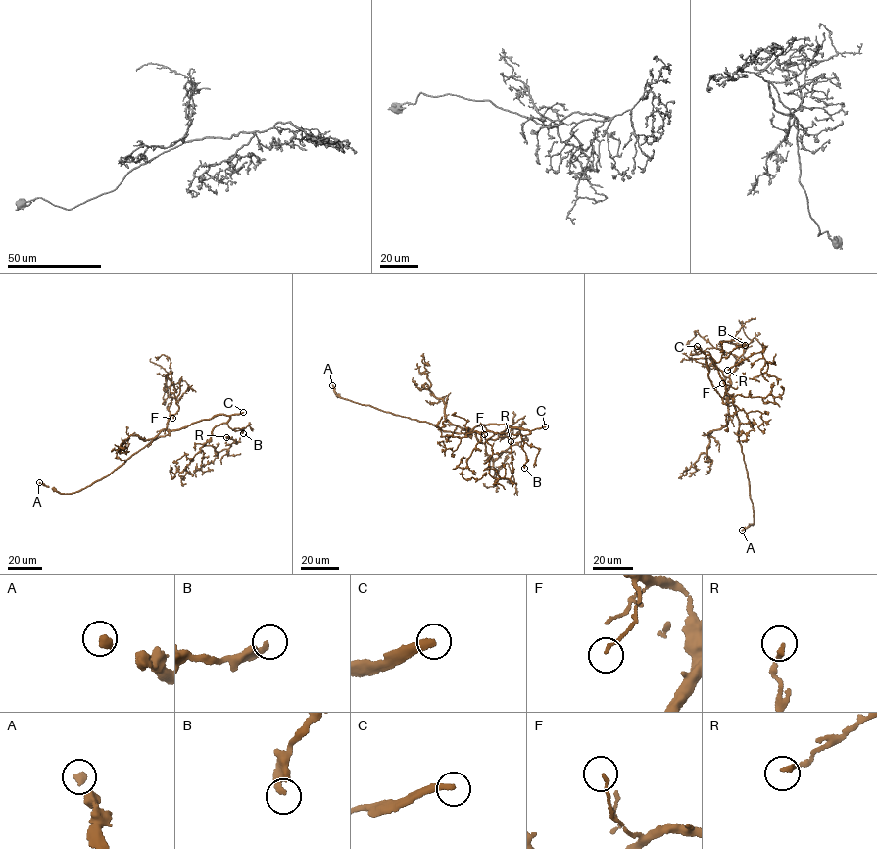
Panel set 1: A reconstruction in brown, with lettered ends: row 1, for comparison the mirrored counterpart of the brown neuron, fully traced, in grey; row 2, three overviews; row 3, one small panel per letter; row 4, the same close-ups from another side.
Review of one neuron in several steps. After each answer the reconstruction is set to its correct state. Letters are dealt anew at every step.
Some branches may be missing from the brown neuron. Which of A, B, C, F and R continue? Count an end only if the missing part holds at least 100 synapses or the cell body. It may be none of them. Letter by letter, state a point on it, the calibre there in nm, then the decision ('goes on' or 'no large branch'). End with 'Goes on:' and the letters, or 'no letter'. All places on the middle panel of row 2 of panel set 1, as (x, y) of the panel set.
A: at (332, 385); 280 nm thick; goes on
B: at (524, 468); 280 nm thick; no large branch
C: at (545, 426); 300 nm thick; goes on
F: at (484, 434); 120 nm thick; no large branch
R: at (511, 441); 200 nm thick; no large branch
Goes on: A, C

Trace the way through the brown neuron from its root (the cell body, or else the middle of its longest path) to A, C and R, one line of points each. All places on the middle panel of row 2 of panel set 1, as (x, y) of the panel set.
A: (493, 424), (470, 428), (462, 433), (447, 431), (426, 422), (344, 399), (335, 394), (332, 385)
C: (493, 424), (530, 430), (545, 426)
R: (493, 424), (530, 431), (495, 432), (488, 438), (489, 474), (495, 478), (511, 476), (511, 441)

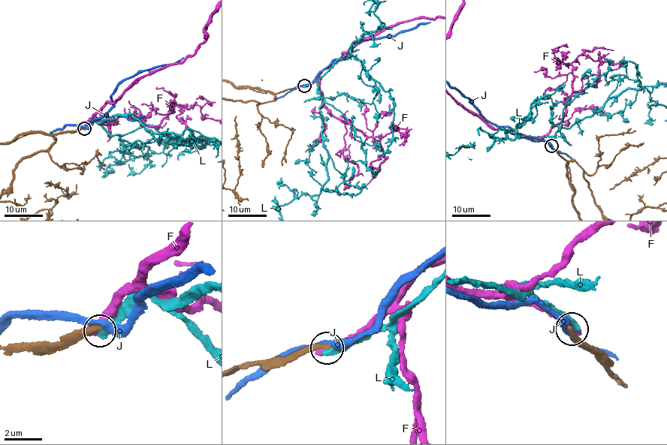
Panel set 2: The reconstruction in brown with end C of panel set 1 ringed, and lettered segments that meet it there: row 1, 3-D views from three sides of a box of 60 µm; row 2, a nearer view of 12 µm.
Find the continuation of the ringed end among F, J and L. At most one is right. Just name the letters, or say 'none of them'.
L

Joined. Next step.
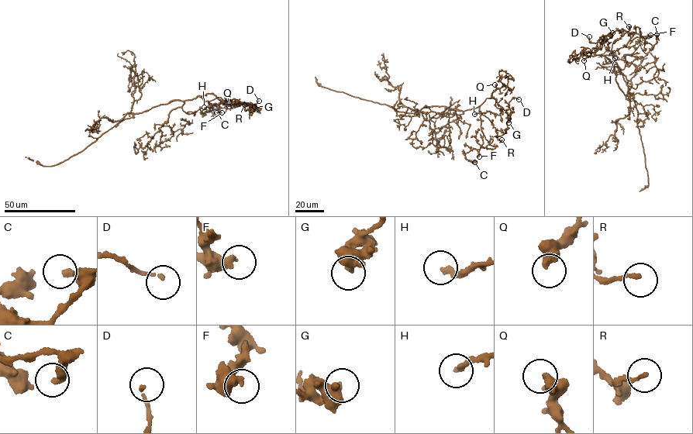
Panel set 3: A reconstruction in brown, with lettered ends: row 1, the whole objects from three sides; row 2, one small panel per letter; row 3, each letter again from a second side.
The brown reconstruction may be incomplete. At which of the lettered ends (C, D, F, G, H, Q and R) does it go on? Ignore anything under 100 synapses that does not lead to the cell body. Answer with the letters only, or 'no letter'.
no letter

